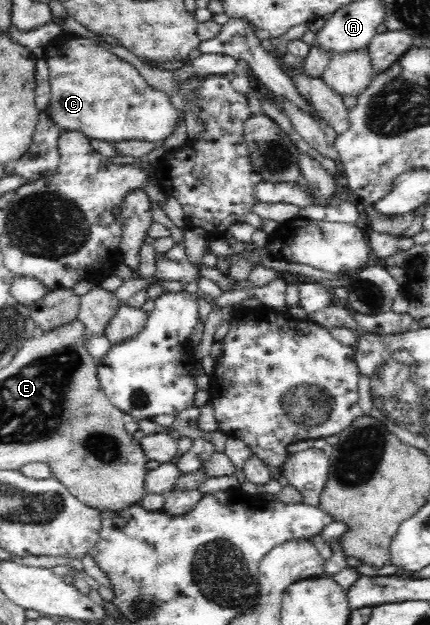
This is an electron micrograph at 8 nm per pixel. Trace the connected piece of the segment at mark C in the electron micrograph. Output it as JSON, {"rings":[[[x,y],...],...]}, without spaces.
{"rings":[[[62,31],[56,40],[44,48],[51,83],[51,99],[46,111],[63,131],[80,131],[90,139],[113,144],[128,140],[162,142],[178,125],[180,106],[173,105],[164,91],[150,87],[134,65],[110,53],[102,43]]]}

